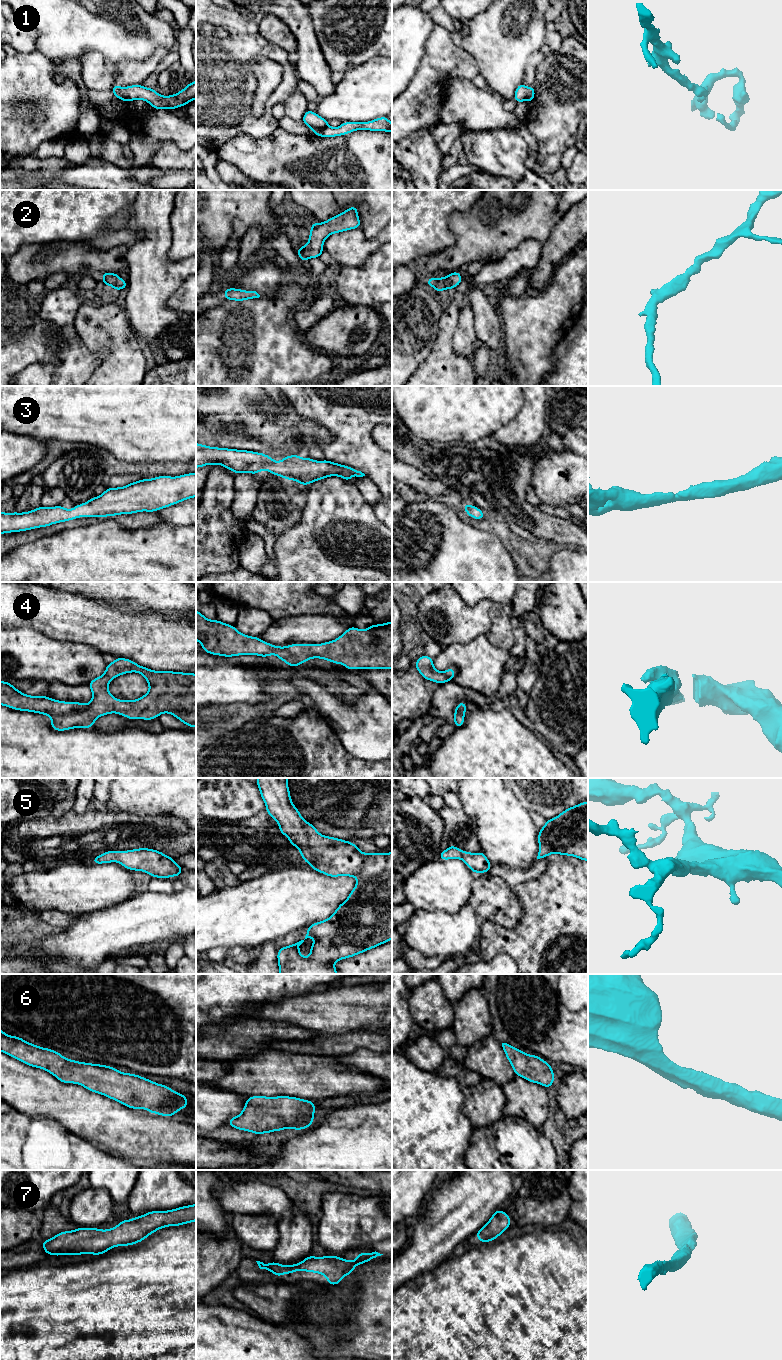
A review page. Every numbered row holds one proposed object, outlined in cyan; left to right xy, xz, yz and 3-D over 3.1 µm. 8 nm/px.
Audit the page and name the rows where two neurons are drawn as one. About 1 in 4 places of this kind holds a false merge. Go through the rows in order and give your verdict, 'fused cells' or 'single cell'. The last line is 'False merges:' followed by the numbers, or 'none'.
1: single cell
2: single cell
3: single cell
4: single cell
5: single cell
6: single cell
7: single cell
False merges: none

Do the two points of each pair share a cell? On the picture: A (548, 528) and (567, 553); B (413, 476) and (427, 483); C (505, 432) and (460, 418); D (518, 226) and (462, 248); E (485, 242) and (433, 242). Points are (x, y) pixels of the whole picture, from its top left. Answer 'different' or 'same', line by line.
A: different
B: same
C: different
D: same
E: different

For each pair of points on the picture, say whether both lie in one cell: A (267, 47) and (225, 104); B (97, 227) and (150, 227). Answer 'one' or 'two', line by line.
A: one
B: two

